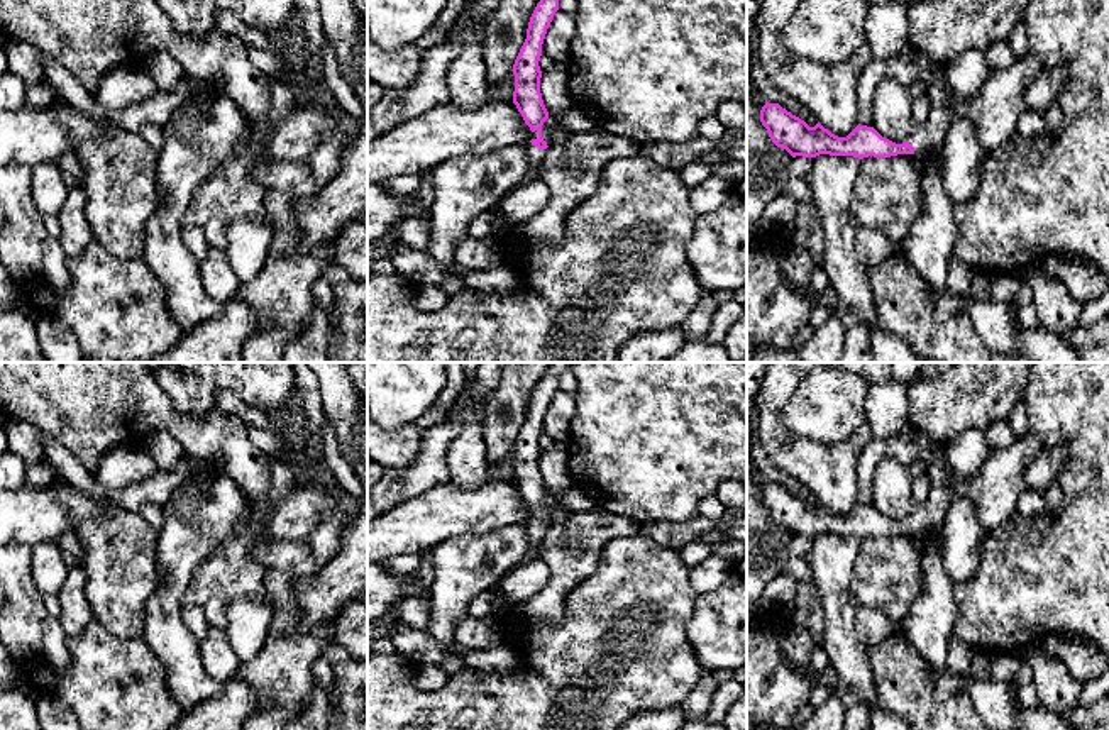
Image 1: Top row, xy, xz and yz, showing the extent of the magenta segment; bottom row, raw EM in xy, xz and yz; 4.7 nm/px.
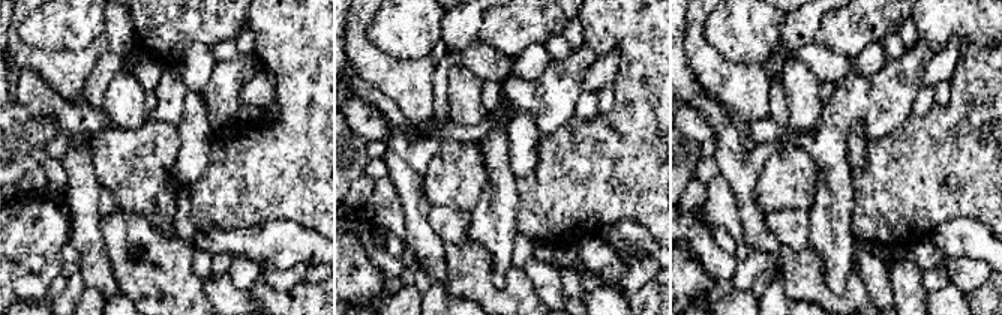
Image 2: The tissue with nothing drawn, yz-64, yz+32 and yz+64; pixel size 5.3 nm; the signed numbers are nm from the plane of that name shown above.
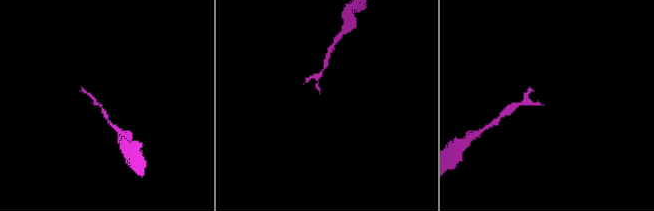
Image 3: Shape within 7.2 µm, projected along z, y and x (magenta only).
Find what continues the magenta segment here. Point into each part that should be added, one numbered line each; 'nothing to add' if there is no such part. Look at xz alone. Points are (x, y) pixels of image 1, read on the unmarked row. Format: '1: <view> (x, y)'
1: xz (534, 534)

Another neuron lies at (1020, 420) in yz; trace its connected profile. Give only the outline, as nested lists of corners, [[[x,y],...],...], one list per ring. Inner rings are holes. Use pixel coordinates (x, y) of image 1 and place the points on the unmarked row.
[[[1024,401],[1016,403],[1011,417],[1007,418],[1016,437],[1023,437],[1029,432],[1029,415]]]

